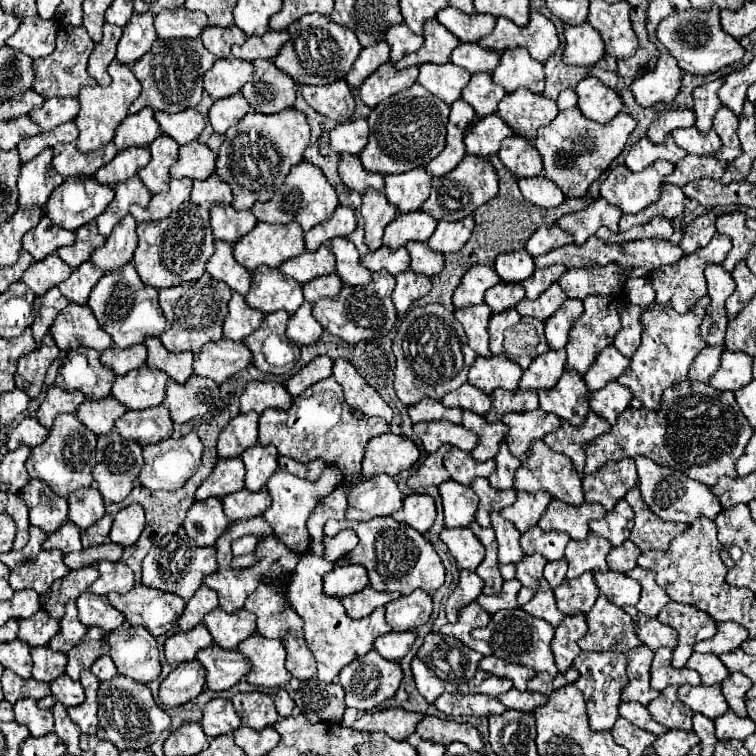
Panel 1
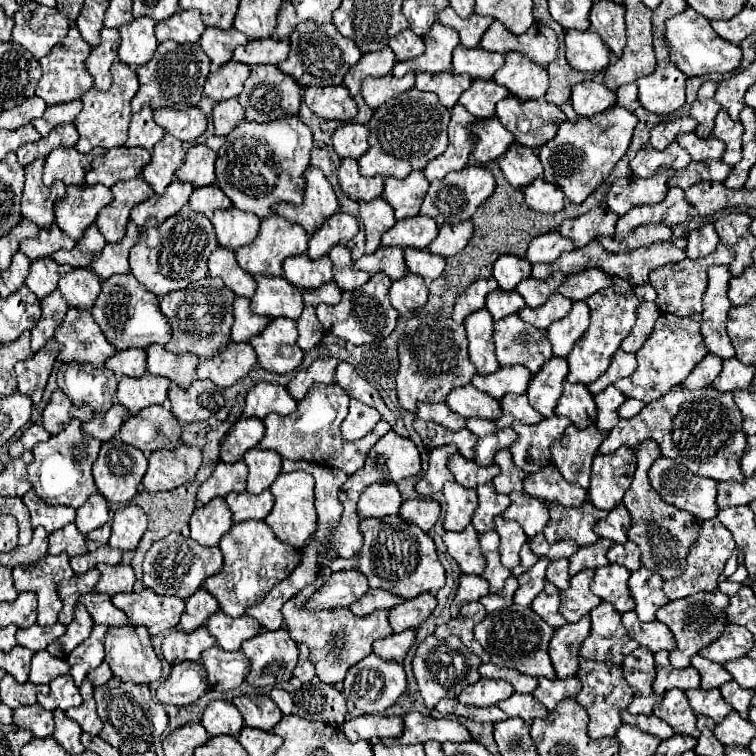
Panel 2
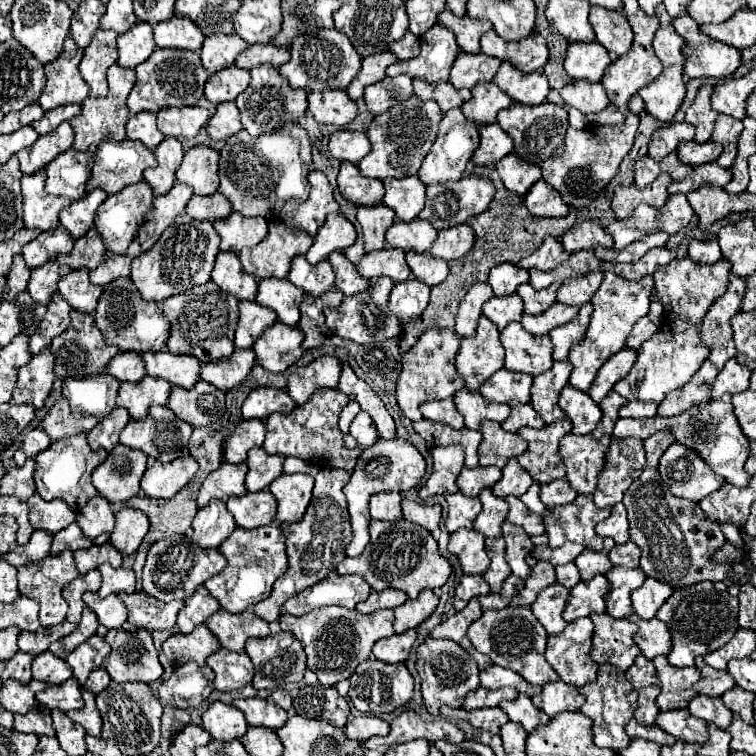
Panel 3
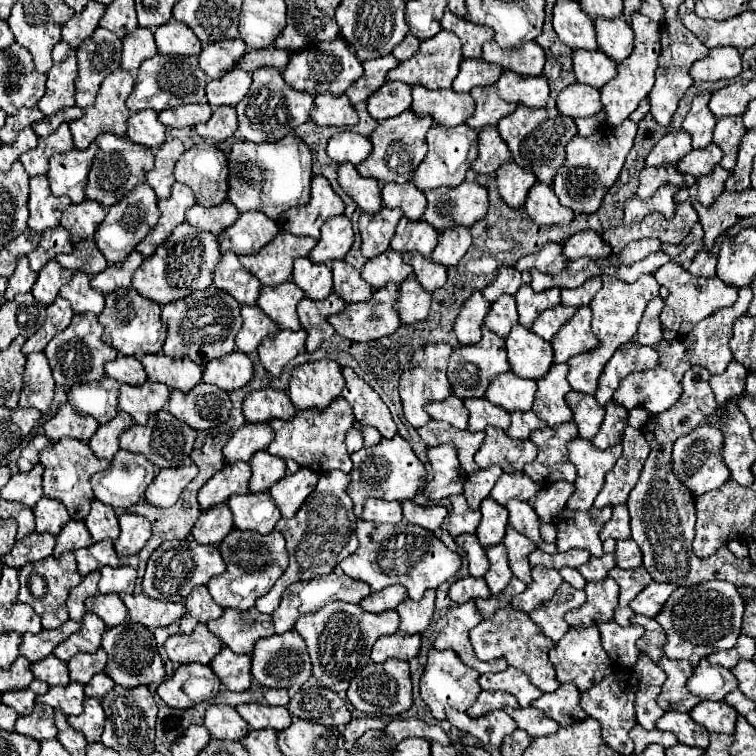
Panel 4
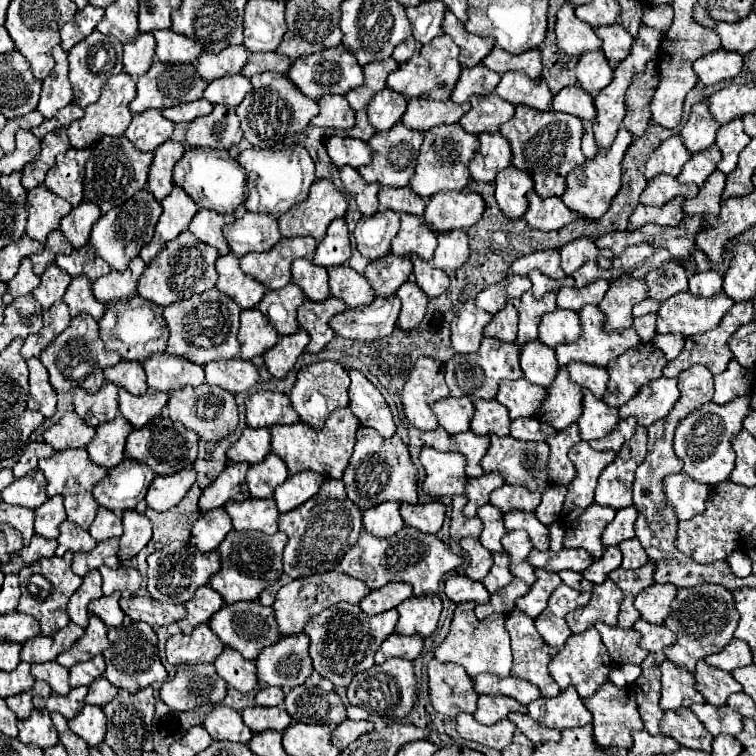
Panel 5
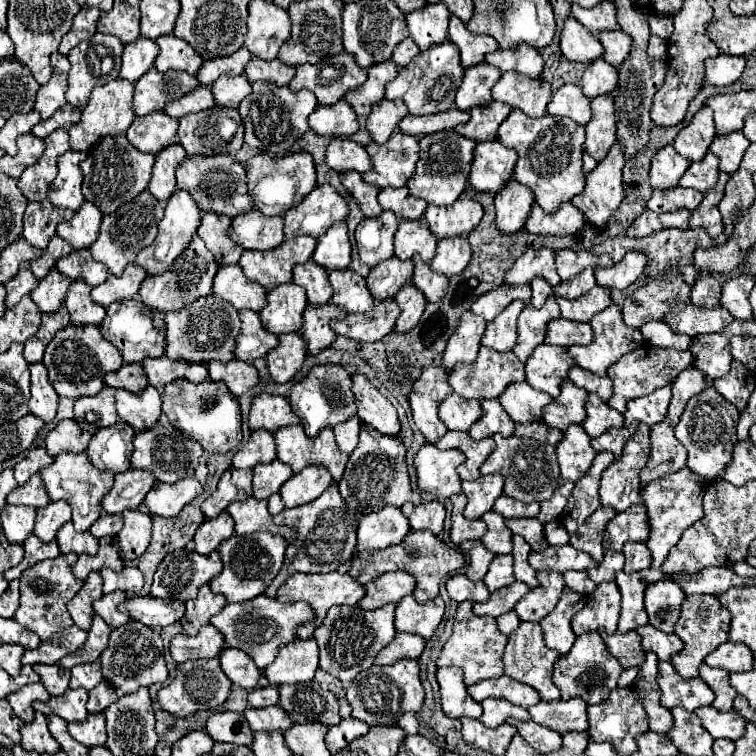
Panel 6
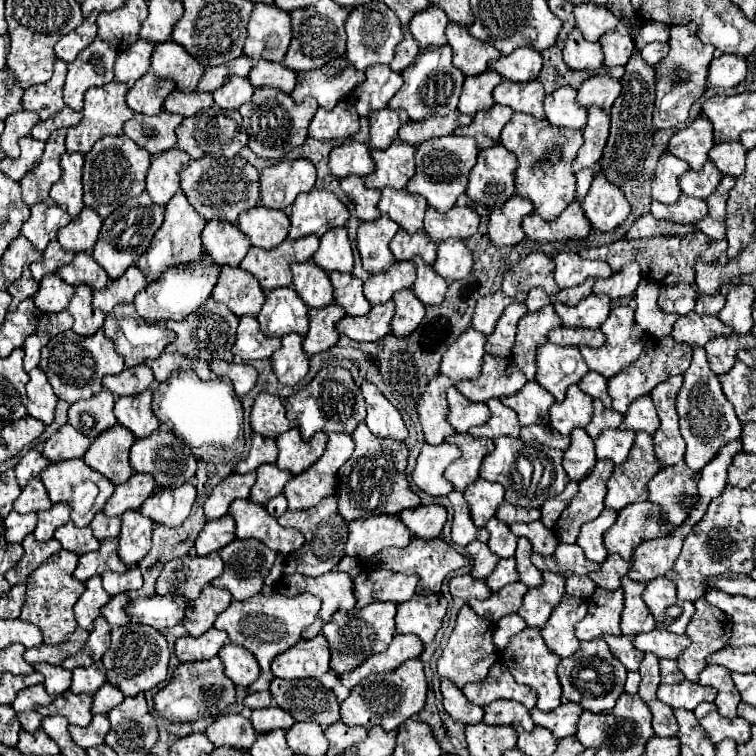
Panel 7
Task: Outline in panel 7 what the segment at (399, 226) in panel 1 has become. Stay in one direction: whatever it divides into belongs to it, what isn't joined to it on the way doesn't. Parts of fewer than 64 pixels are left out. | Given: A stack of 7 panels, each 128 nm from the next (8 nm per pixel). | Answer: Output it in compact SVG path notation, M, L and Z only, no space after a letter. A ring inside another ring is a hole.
M400 230L390 242L390 250L396 260L412 260L414 256L420 256L426 264L432 264L436 260L436 244L430 242L424 232L408 234Z

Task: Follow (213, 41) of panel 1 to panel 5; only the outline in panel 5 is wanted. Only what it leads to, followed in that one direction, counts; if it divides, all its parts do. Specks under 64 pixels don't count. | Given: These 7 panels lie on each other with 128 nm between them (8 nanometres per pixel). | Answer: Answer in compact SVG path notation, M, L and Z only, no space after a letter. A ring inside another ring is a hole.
M232 46L222 50L220 54L202 54L198 58L198 74L202 80L212 82L222 76L240 74L248 60L248 50L244 46Z

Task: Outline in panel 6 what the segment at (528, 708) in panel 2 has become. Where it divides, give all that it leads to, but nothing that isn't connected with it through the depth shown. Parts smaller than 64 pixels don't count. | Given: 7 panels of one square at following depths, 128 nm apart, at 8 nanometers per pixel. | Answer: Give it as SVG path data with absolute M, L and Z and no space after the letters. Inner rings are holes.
M508 720L512 726L518 728L518 734L538 752L538 754L550 754L556 752L562 744L562 736L552 732L546 726L540 726L536 722L520 722L520 720Z

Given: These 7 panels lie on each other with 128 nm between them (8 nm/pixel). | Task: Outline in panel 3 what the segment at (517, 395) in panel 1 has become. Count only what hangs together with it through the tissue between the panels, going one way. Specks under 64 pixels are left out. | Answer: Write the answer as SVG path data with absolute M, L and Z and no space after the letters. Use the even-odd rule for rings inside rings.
M512 404L510 408L512 408L512 412L510 412L508 420L502 422L502 428L506 432L516 434L524 426L530 426L530 428L544 428L546 426L546 422L536 414L536 410L530 404Z

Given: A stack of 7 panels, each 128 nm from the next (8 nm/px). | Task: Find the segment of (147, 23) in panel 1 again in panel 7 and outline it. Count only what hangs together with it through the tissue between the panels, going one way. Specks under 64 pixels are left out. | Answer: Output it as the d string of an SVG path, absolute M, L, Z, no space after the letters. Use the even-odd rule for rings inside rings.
M138 40L132 48L118 54L114 64L114 80L124 84L134 84L150 70L150 54L154 46L146 40Z

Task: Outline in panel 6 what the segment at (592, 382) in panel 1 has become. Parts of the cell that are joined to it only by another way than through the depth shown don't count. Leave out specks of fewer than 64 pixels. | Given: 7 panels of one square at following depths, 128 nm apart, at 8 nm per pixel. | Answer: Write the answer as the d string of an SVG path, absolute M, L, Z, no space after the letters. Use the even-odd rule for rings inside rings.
M644 342L640 348L636 348L636 352L630 352L626 356L622 356L616 364L612 364L612 368L608 368L608 376L610 376L612 384L614 384L614 394L608 400L608 404L614 410L624 412L628 400L650 394L656 388L662 388L662 386L670 384L682 370L692 366L692 362L694 362L694 356L688 350L678 352L674 348L660 348L660 346Z

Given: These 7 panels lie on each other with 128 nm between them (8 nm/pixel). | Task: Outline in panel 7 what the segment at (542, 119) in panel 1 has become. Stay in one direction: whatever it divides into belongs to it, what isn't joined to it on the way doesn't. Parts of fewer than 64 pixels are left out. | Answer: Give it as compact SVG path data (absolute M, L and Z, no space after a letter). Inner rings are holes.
M512 114L510 122L502 130L502 146L516 154L518 160L518 170L514 172L516 178L516 194L520 198L526 198L534 204L534 212L546 220L554 222L560 212L574 200L574 190L576 190L576 178L572 174L572 160L576 158L580 146L582 146L582 132L580 130L570 130L570 128L558 128L548 124L548 120L538 120L528 114Z

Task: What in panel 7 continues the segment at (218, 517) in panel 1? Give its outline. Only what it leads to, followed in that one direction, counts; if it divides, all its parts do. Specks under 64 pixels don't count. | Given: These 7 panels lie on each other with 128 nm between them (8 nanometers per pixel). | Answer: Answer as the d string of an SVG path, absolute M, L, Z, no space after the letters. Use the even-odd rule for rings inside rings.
M224 516L220 520L210 520L202 528L198 540L196 540L196 550L198 556L208 556L210 552L216 552L224 546L228 546L236 536L234 536L234 520L232 516Z

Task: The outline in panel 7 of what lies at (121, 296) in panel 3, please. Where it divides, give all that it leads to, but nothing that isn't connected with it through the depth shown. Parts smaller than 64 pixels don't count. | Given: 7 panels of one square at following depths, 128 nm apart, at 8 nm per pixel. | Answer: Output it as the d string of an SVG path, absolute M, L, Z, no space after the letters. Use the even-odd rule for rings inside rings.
M134 304L116 306L110 314L106 314L106 322L102 328L104 328L106 336L114 340L116 350L124 358L124 364L128 368L138 366L148 358L158 358L162 354L162 350L174 340L174 334L164 324L148 324L144 318L140 318Z

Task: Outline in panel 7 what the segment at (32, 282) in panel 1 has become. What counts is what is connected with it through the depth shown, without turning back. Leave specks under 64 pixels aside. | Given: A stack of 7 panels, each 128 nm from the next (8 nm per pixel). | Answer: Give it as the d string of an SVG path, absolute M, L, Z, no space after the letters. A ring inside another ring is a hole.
M52 274L44 276L44 280L40 282L40 290L34 294L34 304L42 312L58 314L68 308L72 296L74 296L74 286L64 282L58 274Z

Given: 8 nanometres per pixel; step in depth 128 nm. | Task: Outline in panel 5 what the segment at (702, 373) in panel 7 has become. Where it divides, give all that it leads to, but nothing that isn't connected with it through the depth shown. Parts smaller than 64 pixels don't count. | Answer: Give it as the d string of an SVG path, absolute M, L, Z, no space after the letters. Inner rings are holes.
M656 334L652 338L652 344L664 352L668 361L672 361L682 352L685 337L680 336L680 334ZM734 400L734 404L714 404L706 402L702 408L688 414L674 436L674 452L684 460L684 472L702 484L718 484L728 480L734 468L732 438L742 430L742 420L748 416L748 400Z

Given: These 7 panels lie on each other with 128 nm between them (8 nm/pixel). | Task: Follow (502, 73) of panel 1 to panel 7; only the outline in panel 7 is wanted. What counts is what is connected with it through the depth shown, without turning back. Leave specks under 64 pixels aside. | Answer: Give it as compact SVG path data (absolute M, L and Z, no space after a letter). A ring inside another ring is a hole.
M502 80L502 84L498 84L494 92L496 104L504 104L514 112L524 112L534 118L544 118L542 100L544 100L544 88L538 80L532 80L526 84Z

